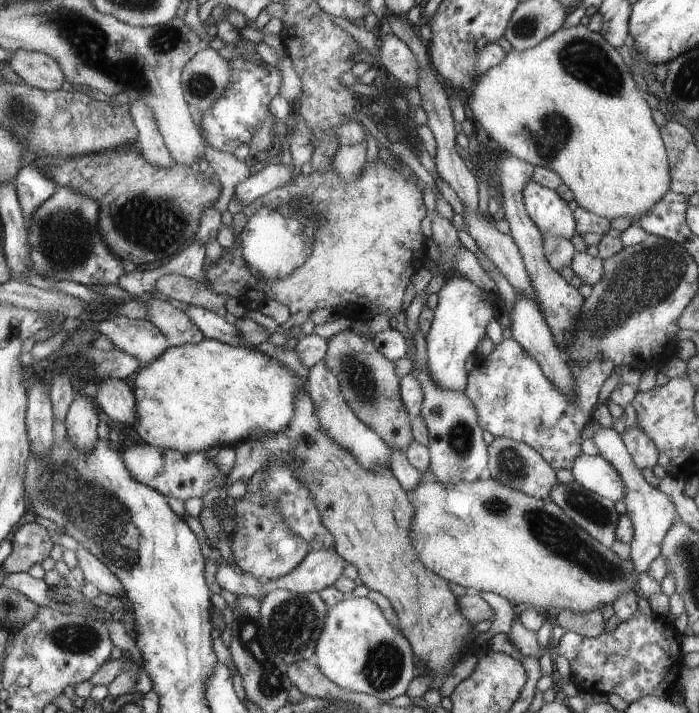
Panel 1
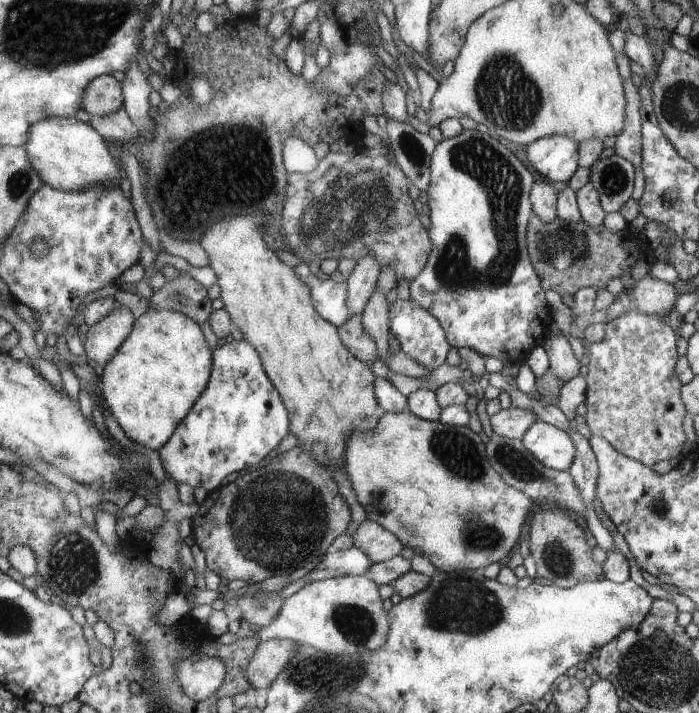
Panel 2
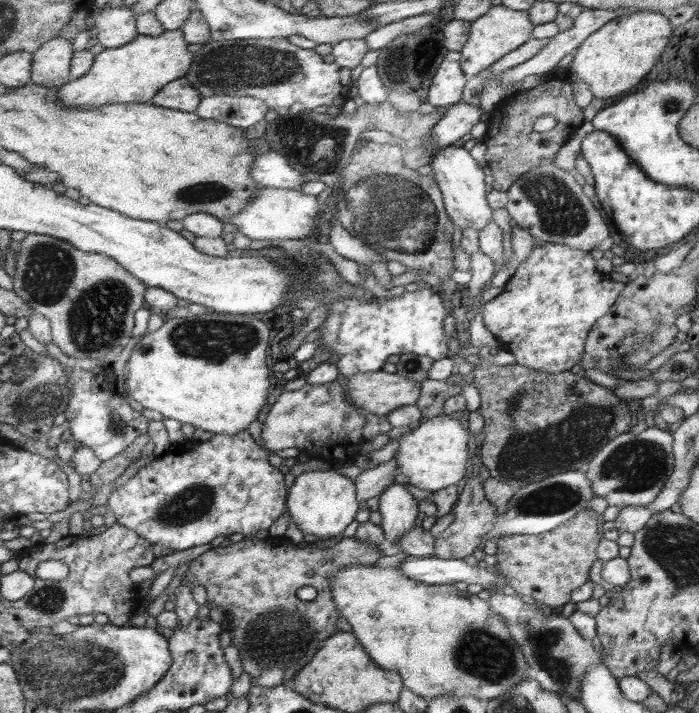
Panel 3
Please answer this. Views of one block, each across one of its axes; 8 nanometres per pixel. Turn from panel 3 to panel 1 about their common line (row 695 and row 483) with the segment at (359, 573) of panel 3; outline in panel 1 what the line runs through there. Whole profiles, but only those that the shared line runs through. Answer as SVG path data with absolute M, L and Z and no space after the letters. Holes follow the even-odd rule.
M430 470L422 473L420 484L414 488L411 498L416 512L413 523L415 550L424 566L449 583L478 592L494 592L518 608L528 606L547 611L558 608L584 614L613 604L624 593L634 592L637 587L639 575L632 560L620 558L610 547L592 538L552 500L532 498L532 495L512 490L487 475L476 482L458 480L457 483L444 484Z

